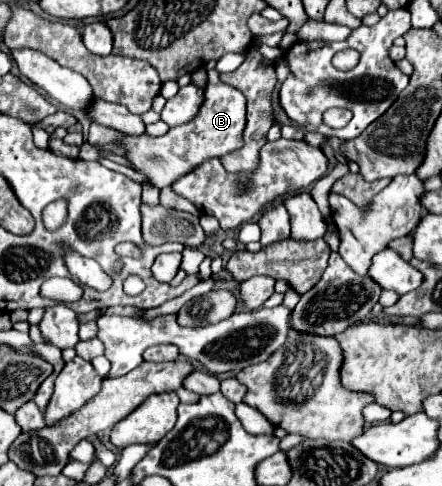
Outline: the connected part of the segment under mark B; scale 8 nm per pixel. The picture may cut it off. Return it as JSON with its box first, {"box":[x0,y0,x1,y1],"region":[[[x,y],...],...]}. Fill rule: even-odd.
{"box":[88,70,246,188],"region":[[[208,70],[206,100],[204,100],[198,116],[192,122],[170,128],[168,134],[162,138],[150,138],[148,134],[124,136],[120,132],[114,132],[106,126],[92,122],[92,126],[88,130],[88,142],[90,144],[108,144],[108,142],[114,142],[116,138],[122,140],[122,146],[126,148],[126,158],[136,166],[136,170],[146,174],[154,186],[164,188],[164,186],[170,186],[176,178],[194,170],[204,160],[222,158],[224,154],[240,148],[244,126],[246,126],[246,98],[244,98],[244,94],[240,90],[224,84],[220,80],[218,70]]]}

